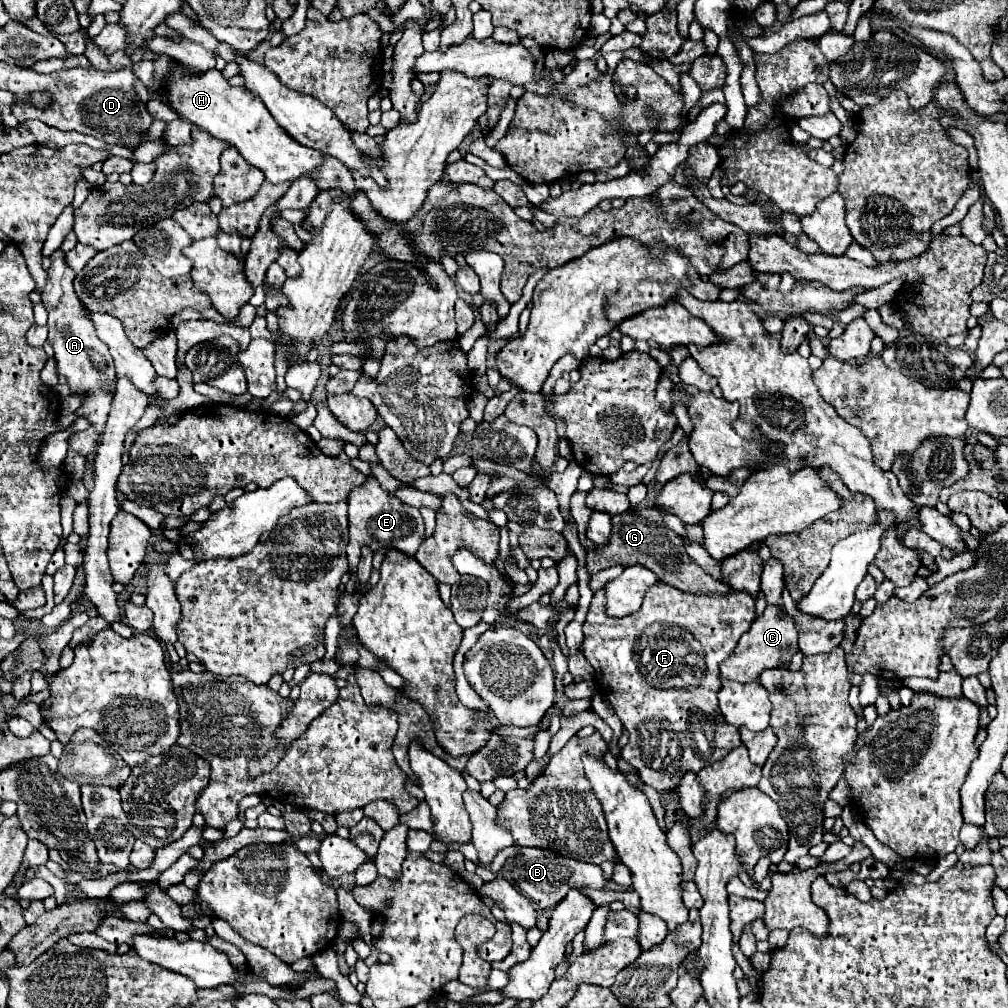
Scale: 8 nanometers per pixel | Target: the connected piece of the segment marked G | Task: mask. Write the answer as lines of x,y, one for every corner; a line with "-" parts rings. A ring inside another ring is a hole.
628,509
622,515
612,517
612,539
606,547
600,547
598,553
588,553
588,571
590,575
608,569
612,565
644,565
650,571
654,571
658,575
660,581
684,591
684,593
728,593
730,587
724,585
722,581
716,581
714,577
710,577
708,573
704,573
704,569
700,569
700,565
696,565
684,547
684,541
680,535
676,535
674,531
670,531
664,521
662,515
654,509

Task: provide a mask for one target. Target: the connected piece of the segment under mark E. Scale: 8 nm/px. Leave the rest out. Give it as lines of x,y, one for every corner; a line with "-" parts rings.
370,475
364,485
352,489
348,495
348,521
350,521
350,543
346,547
350,579
356,583
356,567
360,559
360,549
368,545
372,551
382,547
394,547
406,555
414,555
424,543
424,519
416,507
402,503
396,495
384,491
380,483

